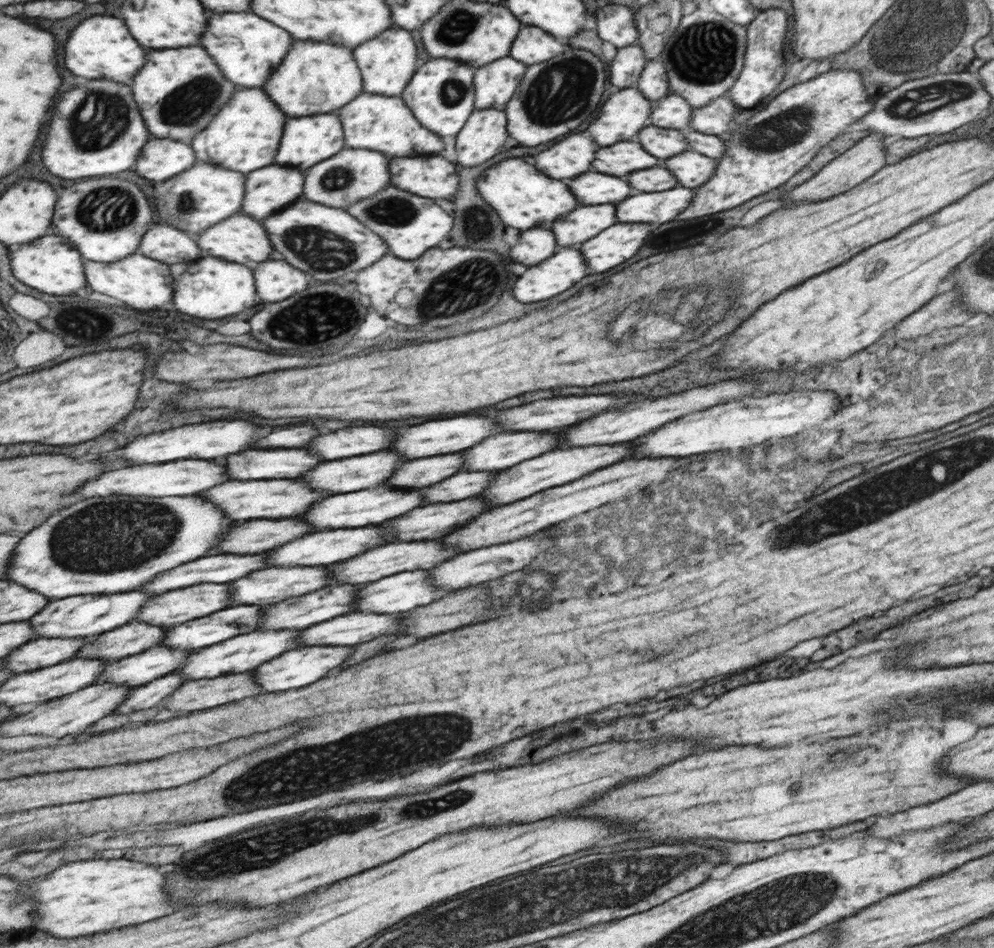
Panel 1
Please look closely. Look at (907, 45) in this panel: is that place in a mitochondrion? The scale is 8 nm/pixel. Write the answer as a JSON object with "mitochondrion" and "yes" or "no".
{"mitochondrion":"yes"}

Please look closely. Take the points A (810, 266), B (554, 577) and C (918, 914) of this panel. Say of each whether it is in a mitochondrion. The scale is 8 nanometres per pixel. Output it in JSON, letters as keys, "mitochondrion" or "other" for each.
{"A":"other","B":"mitochondrion","C":"other"}

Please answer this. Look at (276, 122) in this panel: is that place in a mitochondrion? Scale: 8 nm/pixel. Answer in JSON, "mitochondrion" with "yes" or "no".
{"mitochondrion":"no"}

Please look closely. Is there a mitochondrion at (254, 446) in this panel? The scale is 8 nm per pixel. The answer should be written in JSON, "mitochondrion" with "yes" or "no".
{"mitochondrion":"no"}

